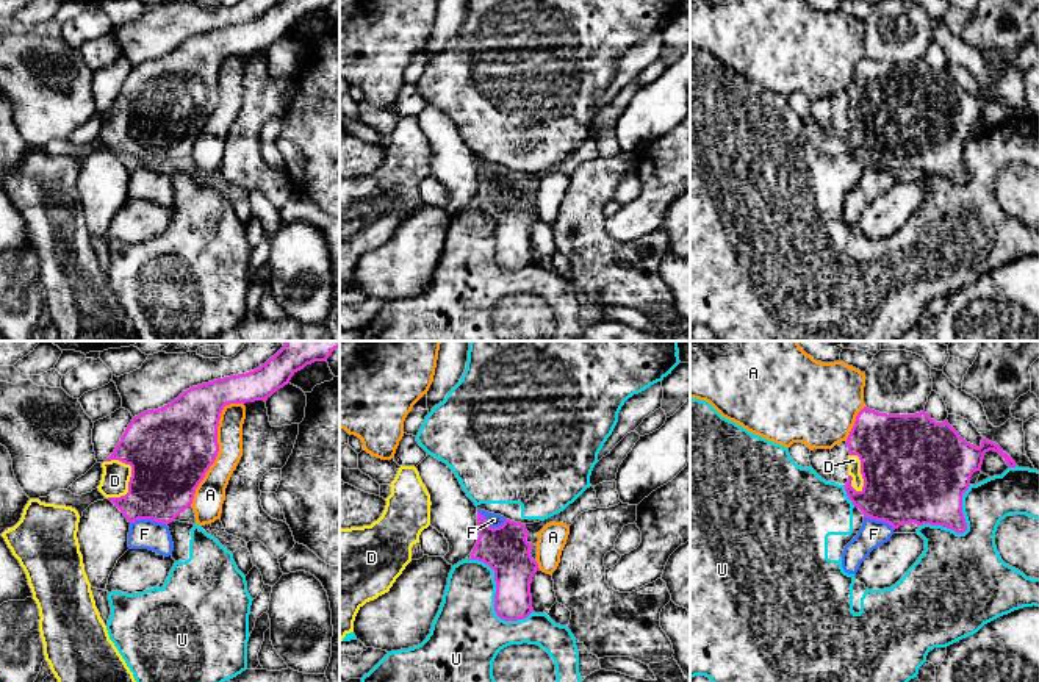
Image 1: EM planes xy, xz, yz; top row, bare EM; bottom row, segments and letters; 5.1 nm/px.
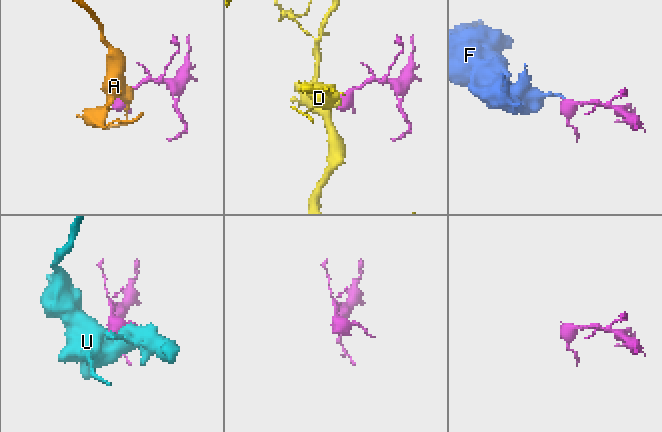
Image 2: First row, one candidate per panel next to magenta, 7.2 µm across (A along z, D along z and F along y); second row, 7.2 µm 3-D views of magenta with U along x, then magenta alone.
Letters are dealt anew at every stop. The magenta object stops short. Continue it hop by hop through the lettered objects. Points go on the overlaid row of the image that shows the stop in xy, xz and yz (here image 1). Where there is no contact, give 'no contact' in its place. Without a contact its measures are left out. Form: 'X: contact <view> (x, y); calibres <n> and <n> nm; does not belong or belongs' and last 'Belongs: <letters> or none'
A: contact xy (218, 448); calibres 440 and 160 nm; does not belong
D: contact xy (129, 488); calibres 380 and 140 nm; belongs
F: contact xz (488, 526); calibres 240 and 70 nm; does not belong
U: contact xz (495, 599); calibres 240 and 360 nm; does not belong
Belongs: D

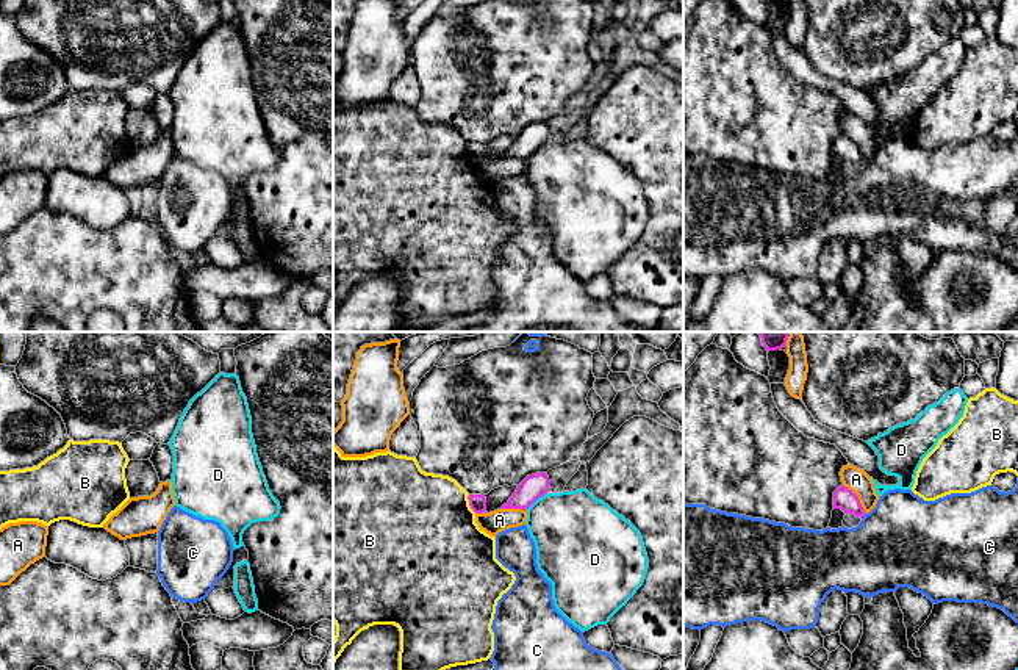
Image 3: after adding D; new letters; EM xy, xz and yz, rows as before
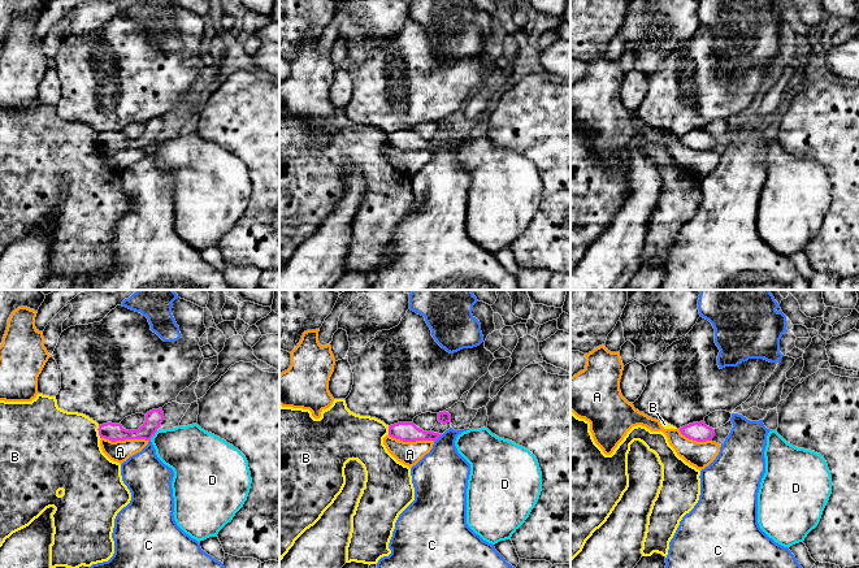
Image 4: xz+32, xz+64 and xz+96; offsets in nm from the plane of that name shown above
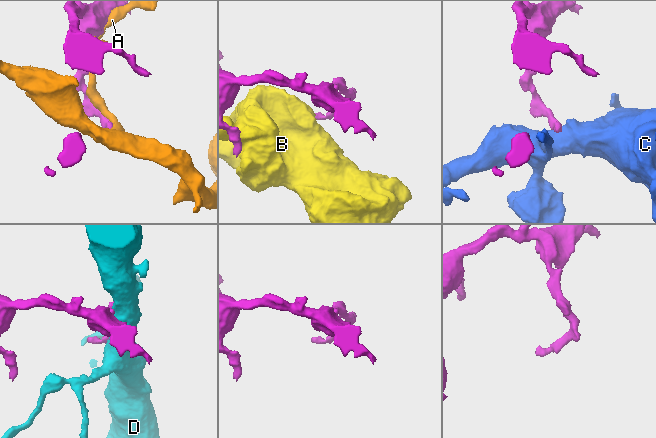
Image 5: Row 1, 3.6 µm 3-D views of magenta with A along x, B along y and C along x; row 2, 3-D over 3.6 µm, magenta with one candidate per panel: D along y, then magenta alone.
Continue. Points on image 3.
A: contact yz (857, 498); calibres 110 and 120 nm; does not belong
B: contact xz (469, 504); calibres 90 and 500 nm; does not belong
C: contact yz (863, 515); calibres 110 and 460 nm; does not belong
D: contact xz (535, 500); calibres 120 and 420 nm; does not belong
Belongs: none

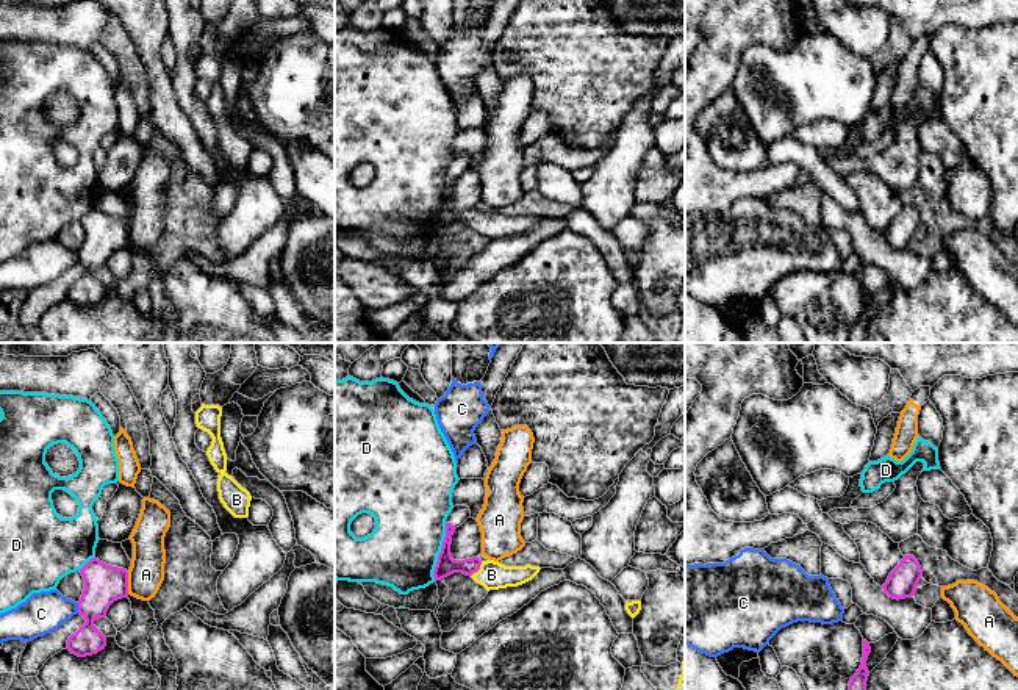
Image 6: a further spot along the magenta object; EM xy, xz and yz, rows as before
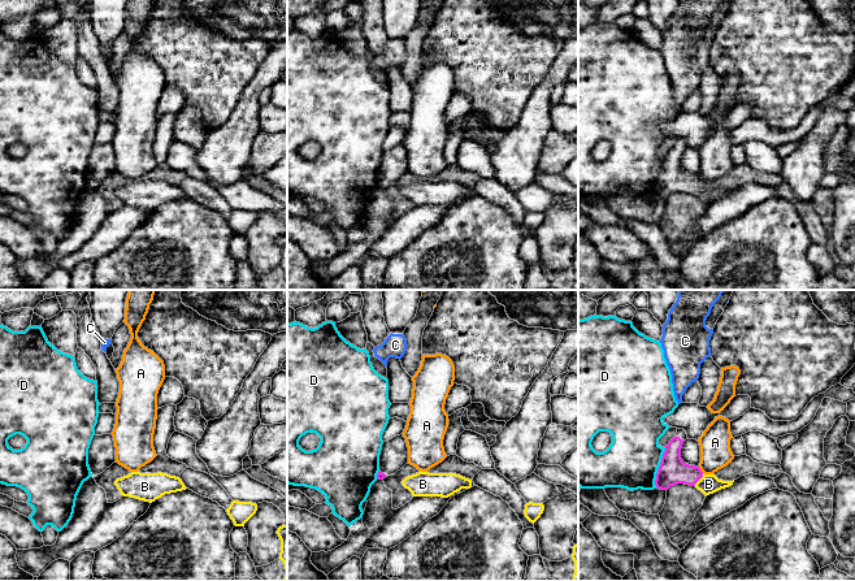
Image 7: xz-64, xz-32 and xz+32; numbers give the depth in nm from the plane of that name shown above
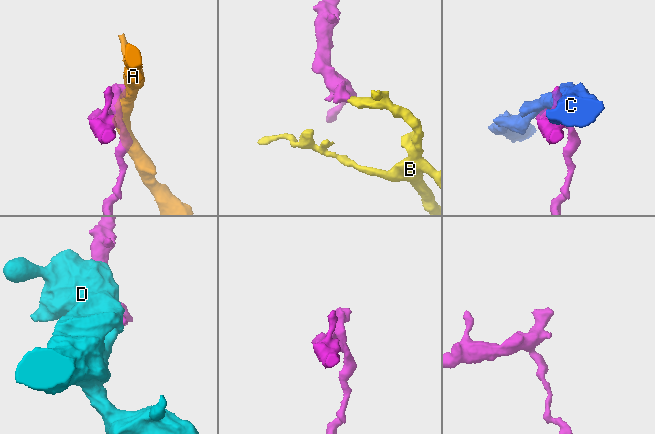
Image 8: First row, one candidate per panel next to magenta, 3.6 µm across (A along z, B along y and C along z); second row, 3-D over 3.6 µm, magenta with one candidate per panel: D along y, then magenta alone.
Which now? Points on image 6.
A: contact xy (127, 582); calibres 200 and 190 nm; does not belong
B: contact xz (477, 570); calibres 100 and 140 nm; belongs
C: contact xy (78, 607); calibres 200 and 220 nm; does not belong
D: contact xz (440, 553); calibres 100 and 360 nm; does not belong
Belongs: B

